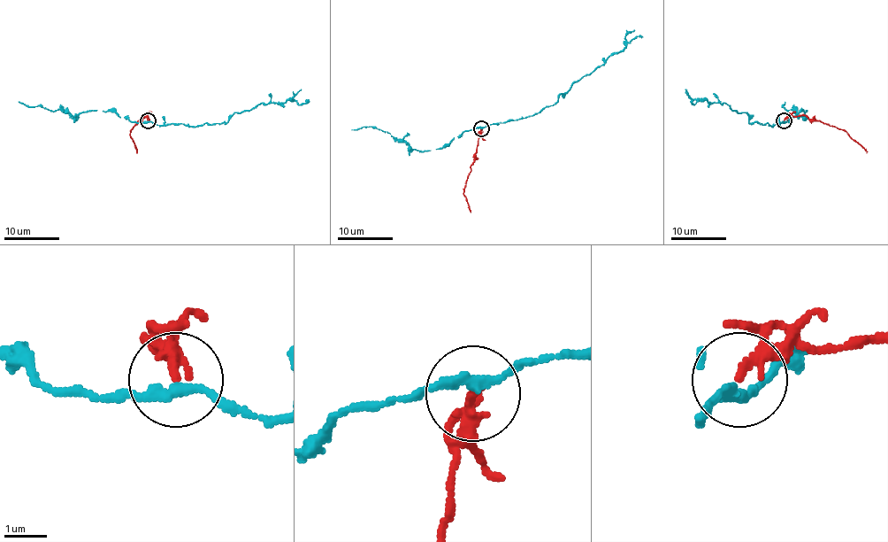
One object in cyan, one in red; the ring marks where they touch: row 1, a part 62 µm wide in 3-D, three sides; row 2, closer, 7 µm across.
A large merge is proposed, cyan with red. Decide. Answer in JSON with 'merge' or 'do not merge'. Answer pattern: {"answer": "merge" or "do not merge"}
{"answer": "do not merge"}

